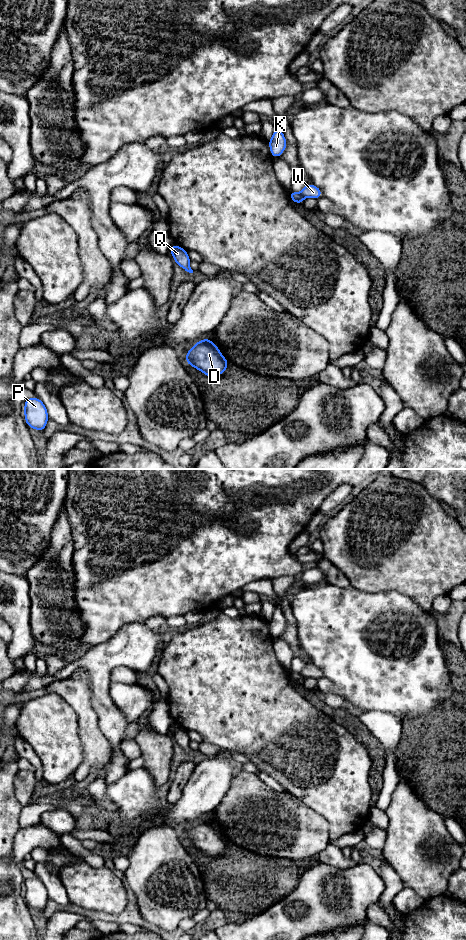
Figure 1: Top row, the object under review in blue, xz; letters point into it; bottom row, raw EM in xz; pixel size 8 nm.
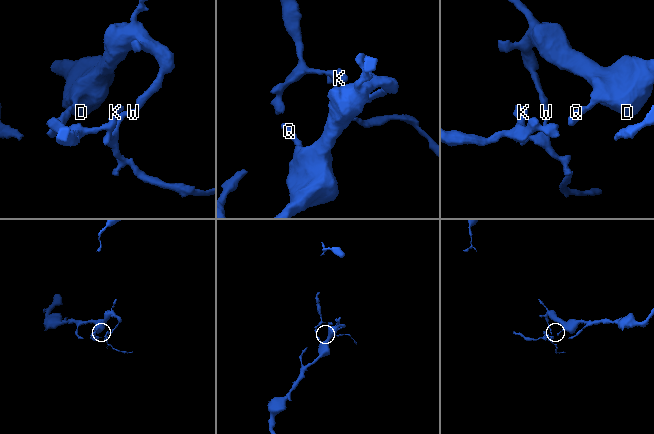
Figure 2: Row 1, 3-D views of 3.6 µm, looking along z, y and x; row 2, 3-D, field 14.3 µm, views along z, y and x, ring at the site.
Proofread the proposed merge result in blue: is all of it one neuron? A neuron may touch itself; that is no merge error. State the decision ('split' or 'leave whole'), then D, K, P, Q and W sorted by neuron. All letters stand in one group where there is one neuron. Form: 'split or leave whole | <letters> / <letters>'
split | D P Q W / K

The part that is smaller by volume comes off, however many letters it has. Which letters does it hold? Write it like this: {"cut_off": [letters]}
{"cut_off": ["K"]}

